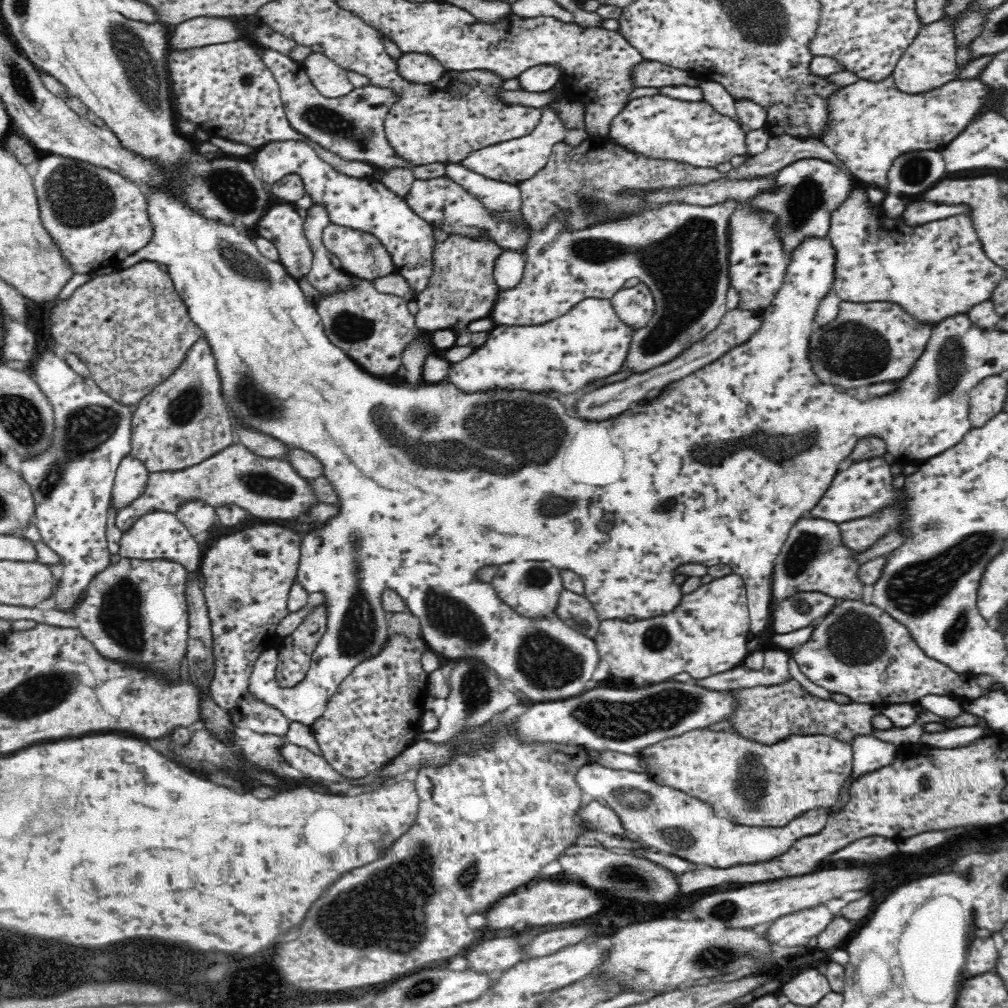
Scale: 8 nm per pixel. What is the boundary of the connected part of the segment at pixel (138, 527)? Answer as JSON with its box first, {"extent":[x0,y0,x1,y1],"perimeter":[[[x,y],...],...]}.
{"extent":[119,512,202,572],"perimeter":[[[150,512],[138,518],[135,526],[122,536],[119,556],[140,561],[165,559],[178,562],[192,572],[197,572],[202,562],[199,538],[190,535],[186,527],[178,521],[176,514],[167,512]]]}

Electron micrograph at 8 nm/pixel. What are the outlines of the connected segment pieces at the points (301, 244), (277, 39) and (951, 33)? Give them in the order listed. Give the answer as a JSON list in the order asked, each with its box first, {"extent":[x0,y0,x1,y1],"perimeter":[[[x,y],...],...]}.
[{"extent":[258,201,311,280],"perimeter":[[[275,201],[258,222],[258,236],[276,245],[279,262],[297,280],[305,277],[311,267],[311,250],[303,222],[292,203]]]},{"extent":[237,13,299,57],"perimeter":[[[257,13],[238,16],[237,26],[243,32],[242,39],[255,46],[259,51],[270,50],[289,57],[295,48],[299,46],[294,39],[272,29]]]},{"extent":[892,17,990,94],"perimeter":[[[942,17],[931,23],[925,24],[915,37],[914,43],[902,54],[893,71],[892,81],[894,89],[902,94],[922,94],[926,91],[938,88],[946,82],[952,80],[975,79],[984,65],[990,62],[990,57],[972,59],[965,65],[964,69],[958,69],[956,66],[956,53],[958,48],[956,38],[956,28],[958,28],[960,17]]]}]

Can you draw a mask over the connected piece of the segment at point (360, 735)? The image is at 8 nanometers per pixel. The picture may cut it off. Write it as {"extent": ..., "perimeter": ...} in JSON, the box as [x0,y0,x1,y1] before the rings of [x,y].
{"extent":[309,633,428,779],"perimeter":[[[389,633],[385,638],[383,645],[379,648],[378,654],[362,660],[358,666],[350,671],[350,674],[337,686],[332,698],[328,701],[323,713],[309,726],[311,736],[317,744],[317,753],[322,755],[322,758],[338,773],[349,779],[364,778],[375,770],[381,769],[384,765],[388,765],[395,759],[403,750],[411,747],[420,737],[421,726],[420,716],[425,712],[425,699],[428,696],[428,675],[423,665],[421,664],[421,657],[424,651],[428,650],[427,644],[422,638],[410,640],[410,637],[400,633]]]}

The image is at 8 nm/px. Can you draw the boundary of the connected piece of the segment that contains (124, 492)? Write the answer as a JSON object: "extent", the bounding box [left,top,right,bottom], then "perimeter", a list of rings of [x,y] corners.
{"extent":[111,454,148,510],"perimeter":[[[129,454],[122,457],[115,472],[111,504],[116,510],[135,499],[145,485],[148,472],[143,464]]]}

